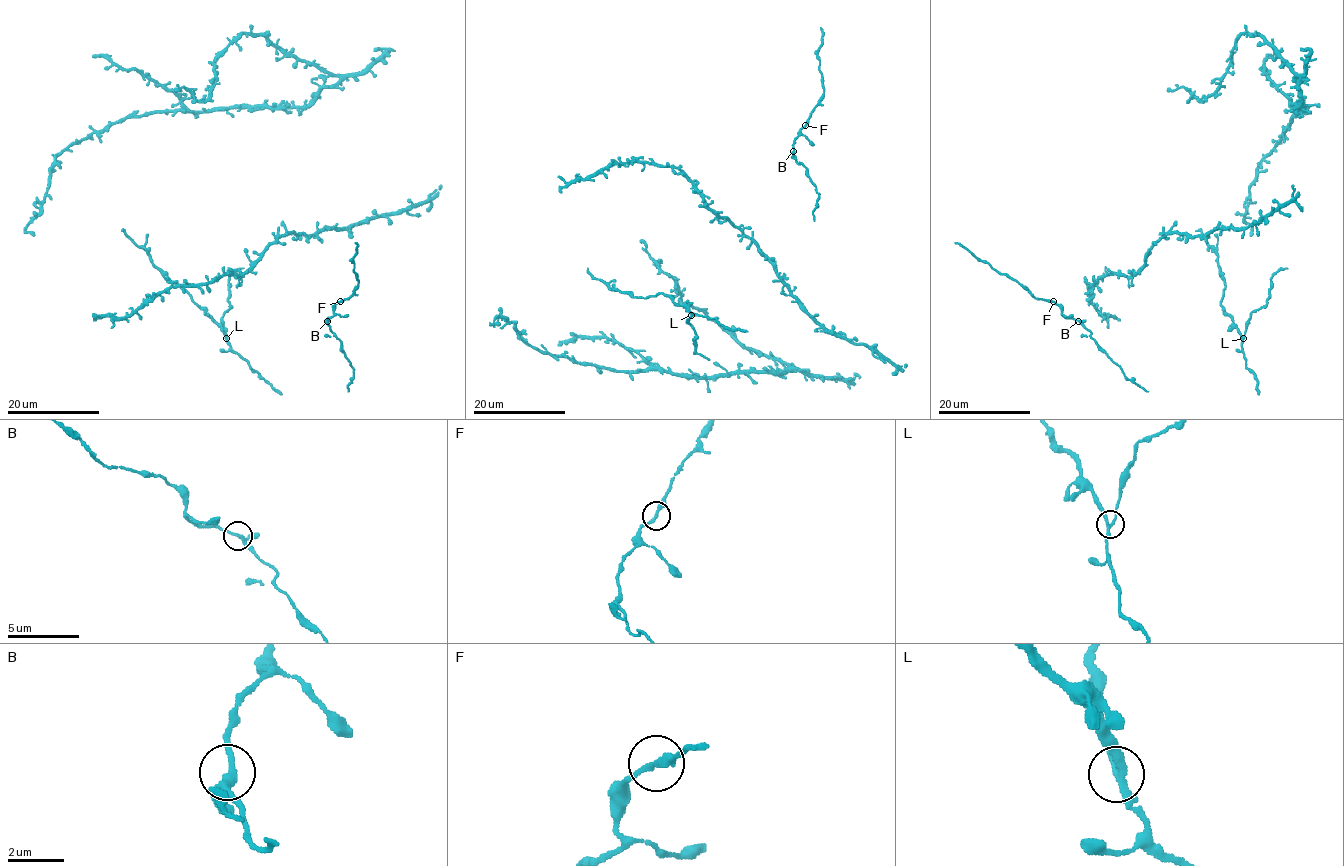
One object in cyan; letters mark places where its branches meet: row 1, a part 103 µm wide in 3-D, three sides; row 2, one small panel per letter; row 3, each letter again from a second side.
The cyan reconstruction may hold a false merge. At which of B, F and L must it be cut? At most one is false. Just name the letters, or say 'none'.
L

